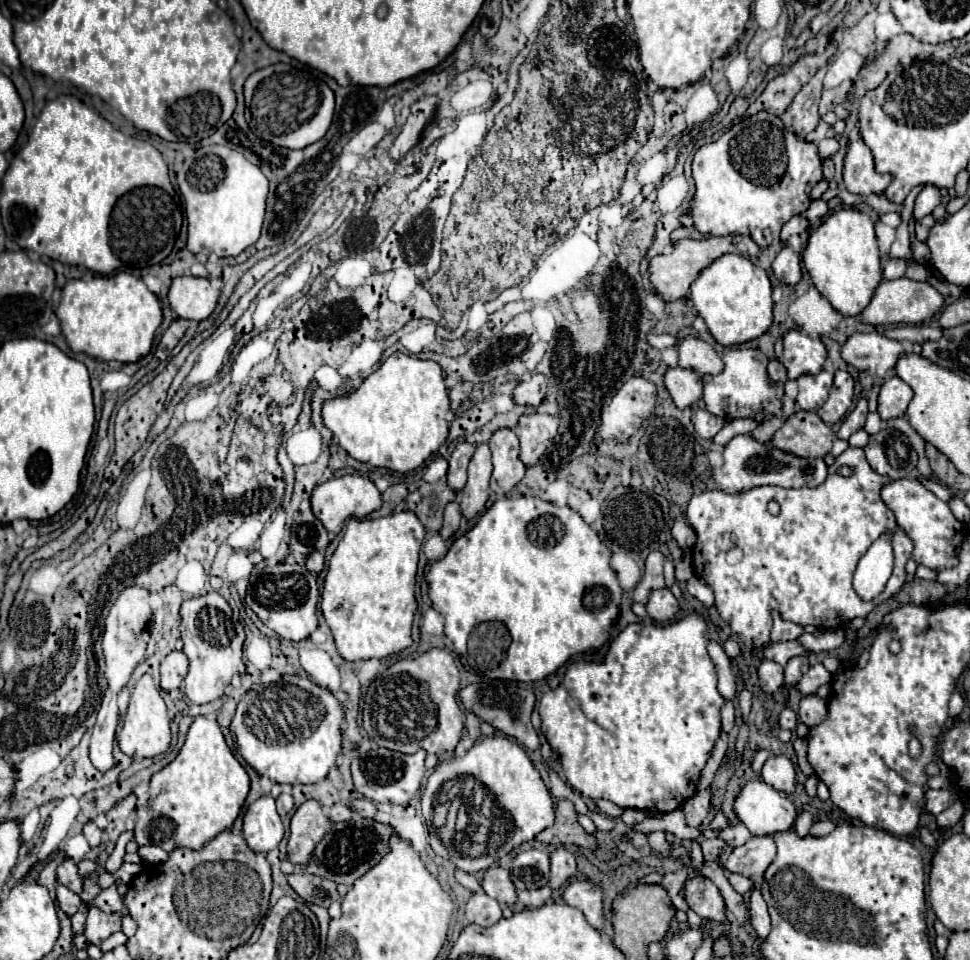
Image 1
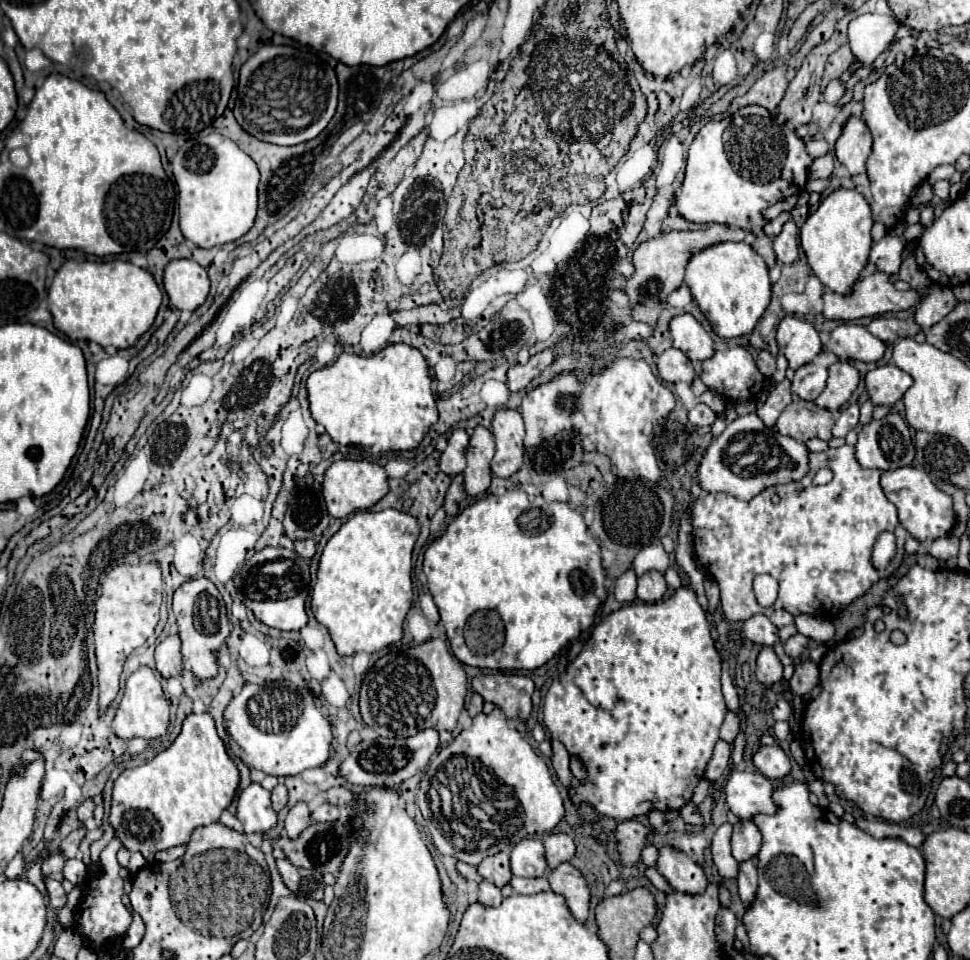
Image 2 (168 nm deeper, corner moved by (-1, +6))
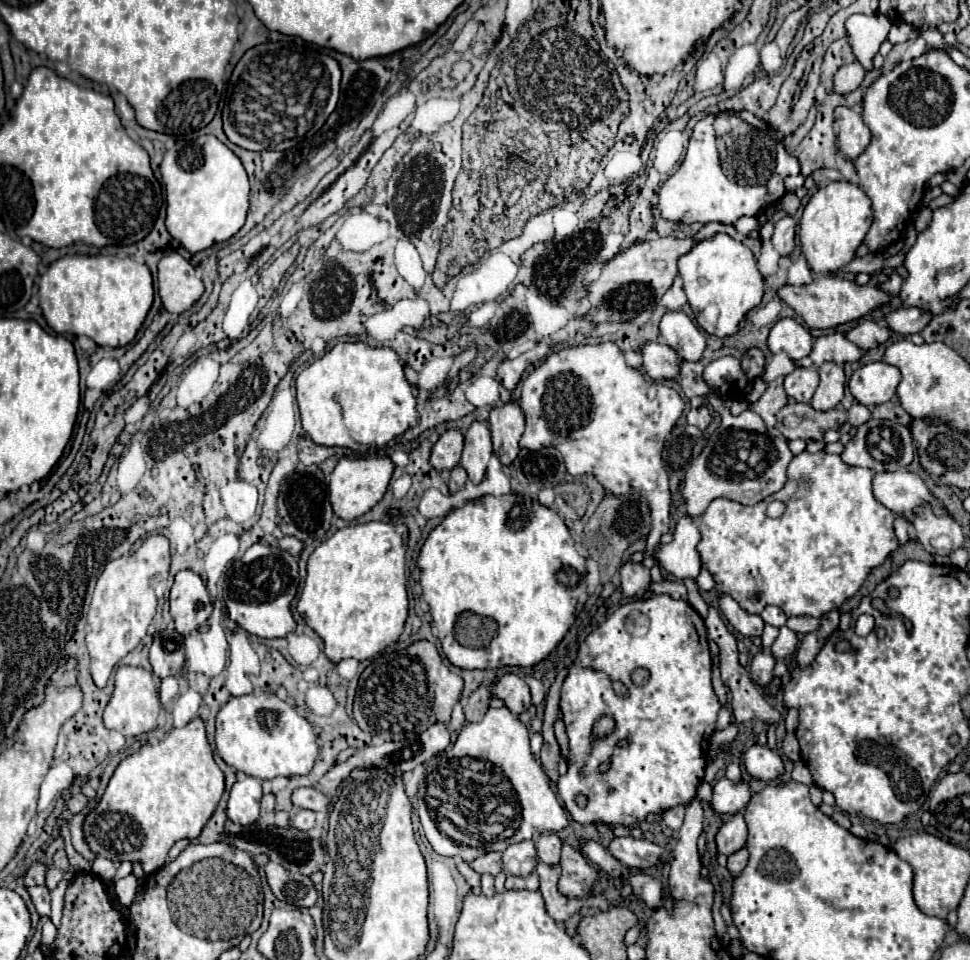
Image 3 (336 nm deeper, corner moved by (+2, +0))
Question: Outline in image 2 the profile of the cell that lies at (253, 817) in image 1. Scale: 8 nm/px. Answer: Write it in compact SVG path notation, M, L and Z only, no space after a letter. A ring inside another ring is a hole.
M251 782L237 798L237 818L245 828L245 834L267 832L275 826L277 814L269 802L269 790Z

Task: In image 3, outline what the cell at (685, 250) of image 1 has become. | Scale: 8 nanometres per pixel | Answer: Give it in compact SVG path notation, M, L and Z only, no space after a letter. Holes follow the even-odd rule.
M656 238L636 242L626 252L614 256L602 266L600 278L588 288L588 300L592 304L590 314L594 322L606 324L612 320L632 320L646 310L654 310L664 292L678 276L678 258L698 244L696 238Z

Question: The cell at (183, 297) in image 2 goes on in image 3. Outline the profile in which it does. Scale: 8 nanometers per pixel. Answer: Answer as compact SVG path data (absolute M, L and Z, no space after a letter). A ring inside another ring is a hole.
M170 254L158 262L158 294L168 312L182 314L200 300L204 284L188 260Z

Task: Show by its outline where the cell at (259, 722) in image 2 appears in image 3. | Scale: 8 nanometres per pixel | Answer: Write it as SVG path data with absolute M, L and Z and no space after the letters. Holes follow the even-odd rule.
M268 692L236 696L220 708L216 716L216 750L228 766L260 780L304 776L312 770L320 752L312 724L296 712L296 706Z

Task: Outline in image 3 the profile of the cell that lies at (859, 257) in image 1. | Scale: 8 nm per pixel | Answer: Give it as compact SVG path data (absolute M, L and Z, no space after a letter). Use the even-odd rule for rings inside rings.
M832 182L820 188L810 202L806 204L800 218L800 246L802 254L816 274L832 274L844 268L850 260L854 260L856 250L864 242L864 236L870 228L872 208L868 196L860 186L850 182Z

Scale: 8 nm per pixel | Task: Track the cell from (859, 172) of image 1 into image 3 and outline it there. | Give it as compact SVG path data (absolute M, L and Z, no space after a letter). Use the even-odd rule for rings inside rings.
M836 108L836 120L840 124L838 132L838 152L844 160L854 162L870 144L870 130L862 122L862 116L850 108Z

